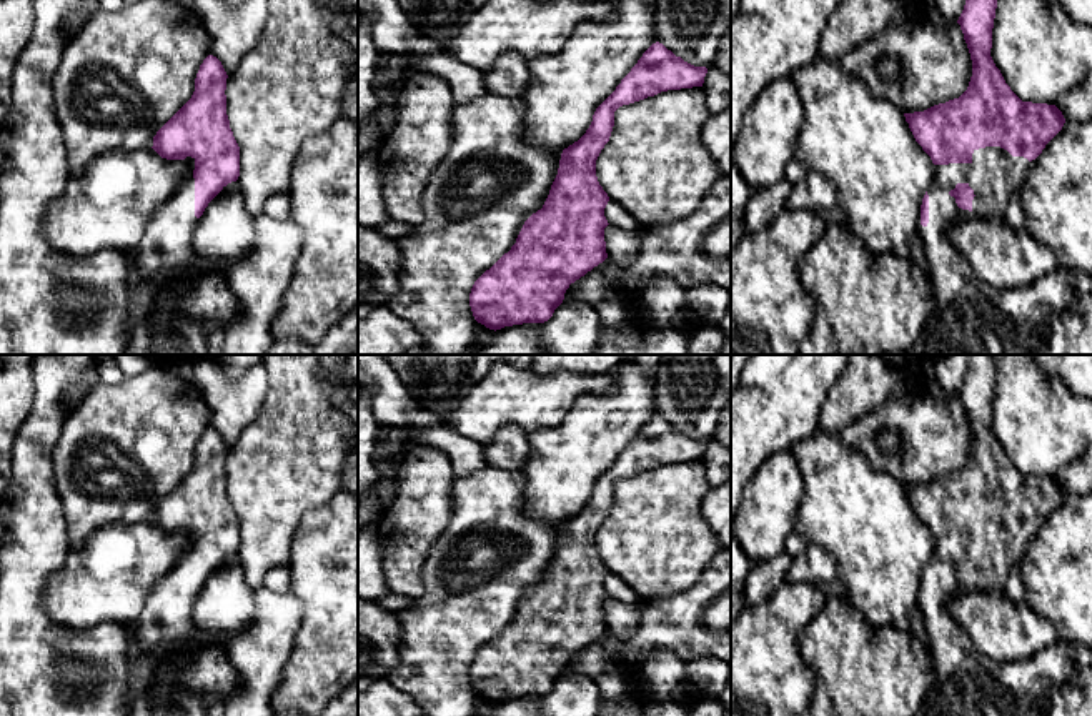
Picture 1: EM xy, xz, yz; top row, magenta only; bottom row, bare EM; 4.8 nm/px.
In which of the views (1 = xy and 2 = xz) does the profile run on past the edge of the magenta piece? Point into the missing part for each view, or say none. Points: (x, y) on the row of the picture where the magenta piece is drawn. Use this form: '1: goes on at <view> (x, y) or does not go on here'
1: goes on at xy (163, 255)
2: does not go on here

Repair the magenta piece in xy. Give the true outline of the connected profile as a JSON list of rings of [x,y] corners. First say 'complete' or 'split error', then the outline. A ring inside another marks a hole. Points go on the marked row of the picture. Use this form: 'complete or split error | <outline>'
split error | [[[208,55],[196,73],[191,98],[153,137],[151,148],[161,158],[185,160],[191,172],[176,193],[153,213],[138,246],[132,251],[141,280],[155,290],[180,288],[185,280],[198,273],[200,268],[191,266],[196,255],[191,245],[193,228],[208,203],[240,177],[240,147],[226,115],[226,78],[221,62]]]

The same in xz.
complete | [[[653,43],[616,90],[596,108],[586,133],[563,150],[558,175],[541,210],[523,225],[516,243],[473,285],[469,306],[478,323],[489,330],[523,323],[544,323],[563,303],[571,283],[608,258],[604,228],[609,225],[604,208],[608,193],[598,181],[596,160],[609,142],[614,112],[668,90],[702,87],[706,67],[694,67],[676,57],[663,43]]]

